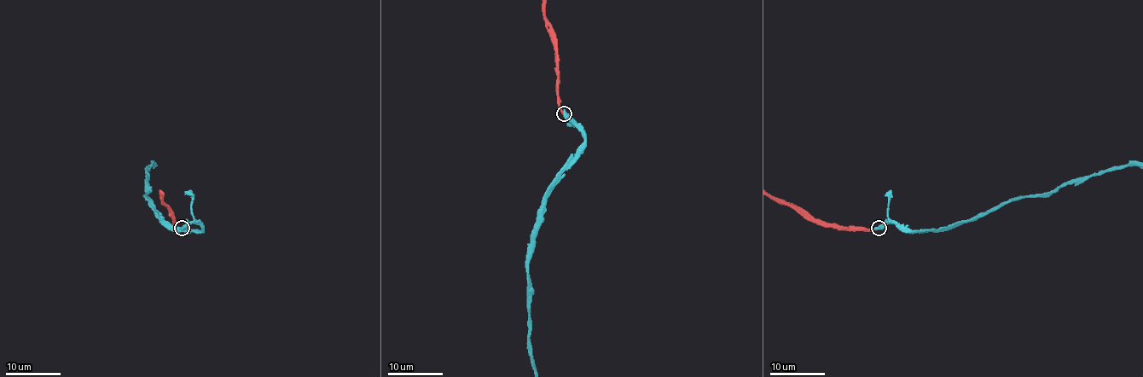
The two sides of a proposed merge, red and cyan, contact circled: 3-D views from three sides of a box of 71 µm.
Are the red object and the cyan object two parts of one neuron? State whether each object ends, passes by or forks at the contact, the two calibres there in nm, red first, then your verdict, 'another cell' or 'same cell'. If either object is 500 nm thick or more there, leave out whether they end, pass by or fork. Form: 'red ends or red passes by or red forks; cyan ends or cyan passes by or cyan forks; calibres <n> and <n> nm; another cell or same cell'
calibres 190 and 500 nm; same cell

